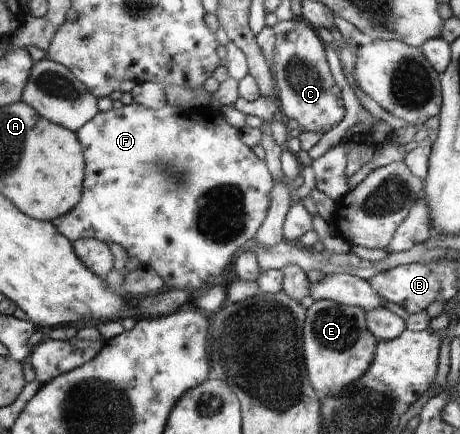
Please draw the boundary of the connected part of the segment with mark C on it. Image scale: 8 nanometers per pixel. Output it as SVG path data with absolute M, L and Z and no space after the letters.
M278 21L273 27L275 36L274 56L272 57L271 71L274 73L275 89L277 90L277 100L281 113L286 120L294 119L298 125L304 127L306 132L320 132L322 135L330 129L338 126L346 117L346 105L342 105L342 93L340 87L336 85L328 63L324 55L324 45L320 37L314 33L310 25L305 21Z

